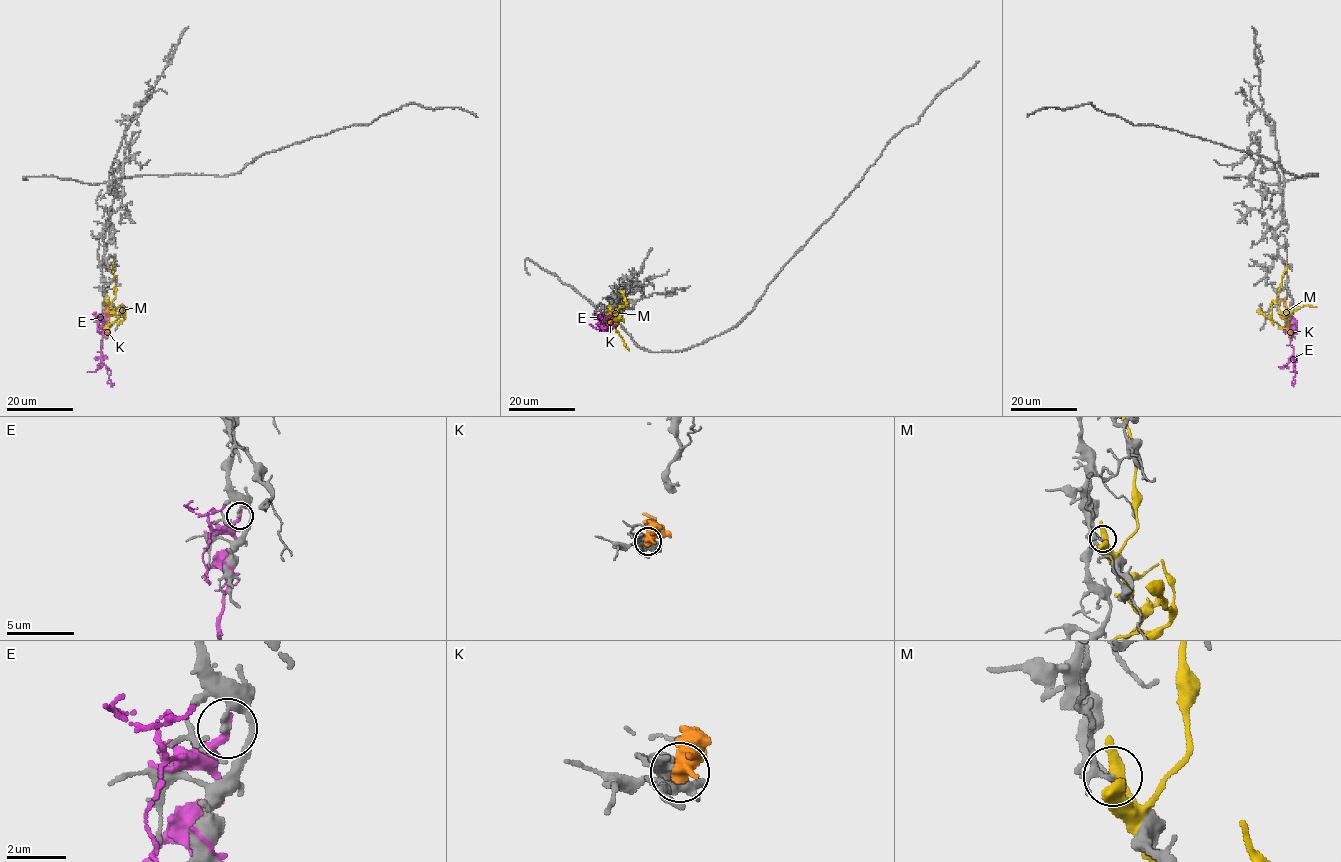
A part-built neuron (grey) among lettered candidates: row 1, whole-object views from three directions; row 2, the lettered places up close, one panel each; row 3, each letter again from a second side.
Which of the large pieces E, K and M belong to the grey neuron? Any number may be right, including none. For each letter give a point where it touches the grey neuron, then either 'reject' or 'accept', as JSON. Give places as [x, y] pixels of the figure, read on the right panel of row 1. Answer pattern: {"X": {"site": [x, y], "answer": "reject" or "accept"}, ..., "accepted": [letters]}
{"E": {"site": [1291, 316], "answer": "reject"}, "K": {"site": [1291, 331], "answer": "reject"}, "M": {"site": [1277, 299], "answer": "reject"}, "accepted": []}

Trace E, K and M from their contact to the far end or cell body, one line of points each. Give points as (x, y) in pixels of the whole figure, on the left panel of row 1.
E: (107, 316), (101, 353), (102, 363), (110, 371), (111, 384), (113, 383)
K: (106, 331), (107, 297)
M: (107, 299), (116, 317), (107, 328), (123, 319), (118, 311)

